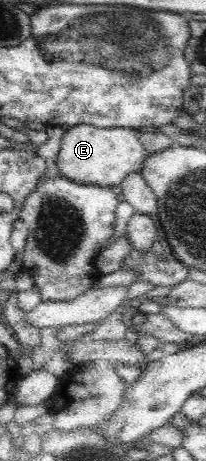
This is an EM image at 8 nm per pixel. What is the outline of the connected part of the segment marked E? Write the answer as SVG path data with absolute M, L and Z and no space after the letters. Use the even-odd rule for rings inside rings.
M78 124L63 133L58 153L60 174L74 183L96 183L100 187L118 185L133 172L140 172L148 156L141 144L140 128L102 129L90 124Z

